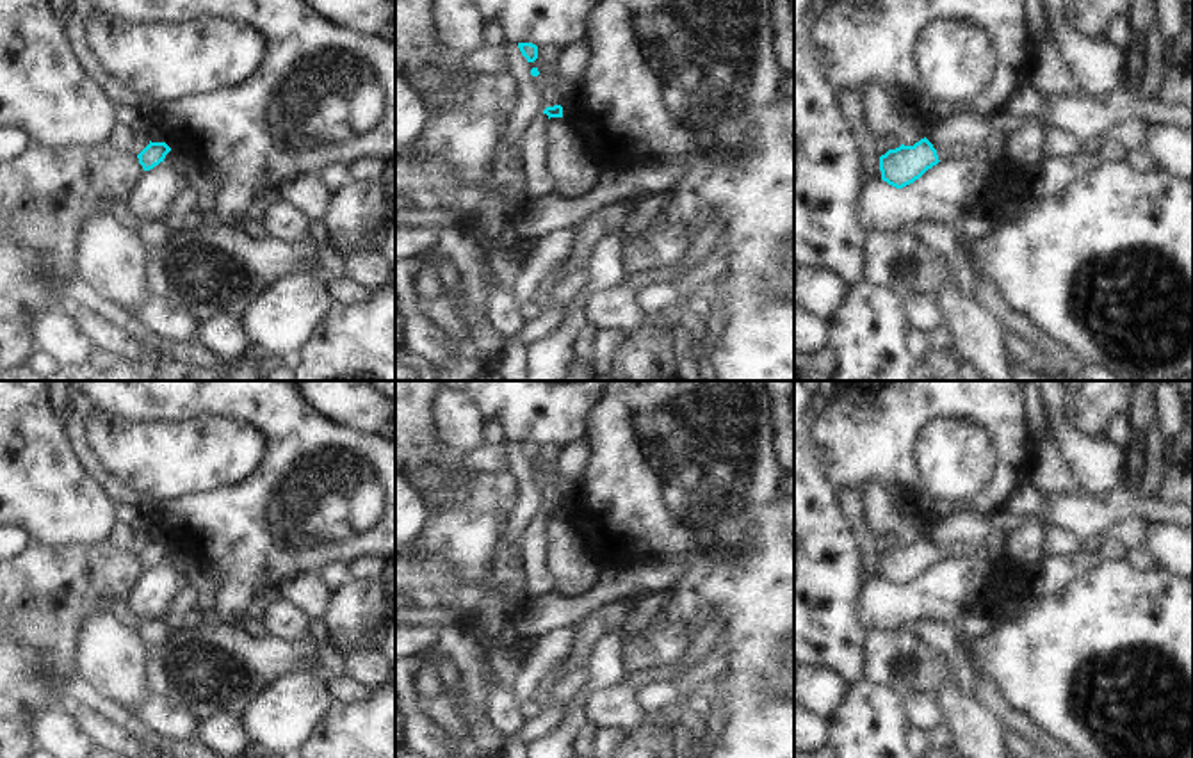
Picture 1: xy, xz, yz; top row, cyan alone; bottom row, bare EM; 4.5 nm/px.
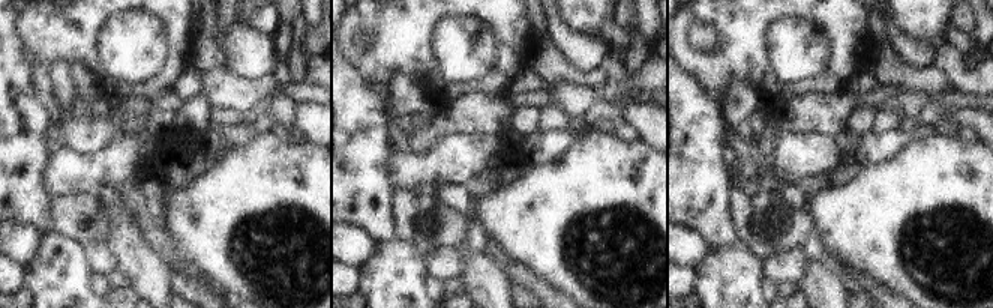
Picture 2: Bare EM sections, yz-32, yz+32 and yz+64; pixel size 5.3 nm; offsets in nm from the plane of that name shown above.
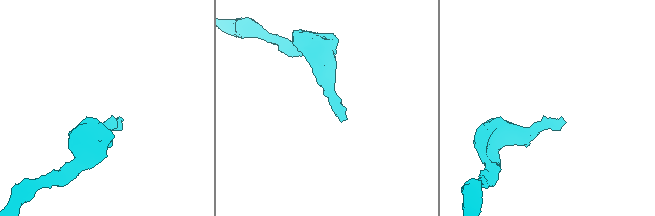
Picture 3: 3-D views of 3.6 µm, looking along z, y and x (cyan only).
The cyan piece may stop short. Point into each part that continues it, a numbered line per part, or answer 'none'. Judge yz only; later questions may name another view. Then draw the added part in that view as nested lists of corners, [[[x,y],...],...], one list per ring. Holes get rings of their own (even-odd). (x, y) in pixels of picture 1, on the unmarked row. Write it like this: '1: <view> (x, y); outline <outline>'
1: yz (965, 534); outline [[[962,511],[928,527],[926,537],[937,548],[938,559],[981,559],[992,562],[988,539],[999,530],[990,516]]]

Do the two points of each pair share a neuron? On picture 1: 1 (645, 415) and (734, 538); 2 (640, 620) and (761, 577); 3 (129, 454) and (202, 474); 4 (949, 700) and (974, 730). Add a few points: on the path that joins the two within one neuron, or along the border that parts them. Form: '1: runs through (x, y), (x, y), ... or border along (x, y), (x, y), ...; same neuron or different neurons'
1: runs through (675, 445), (681, 468), (716, 508); same neuron
2: border along (665, 589), (665, 605), (643, 628), (625, 637); different neurons
3: runs through (146, 458), (184, 459); same neuron
4: runs through (957, 707), (969, 723); same neuron

